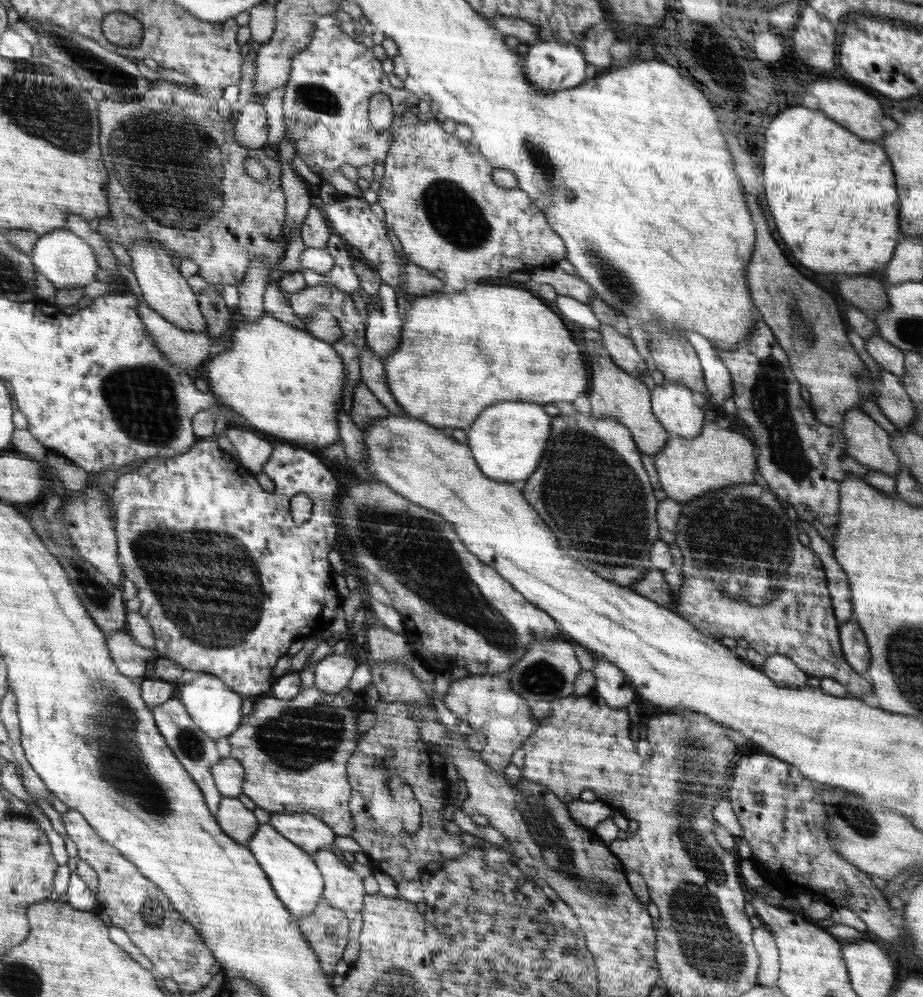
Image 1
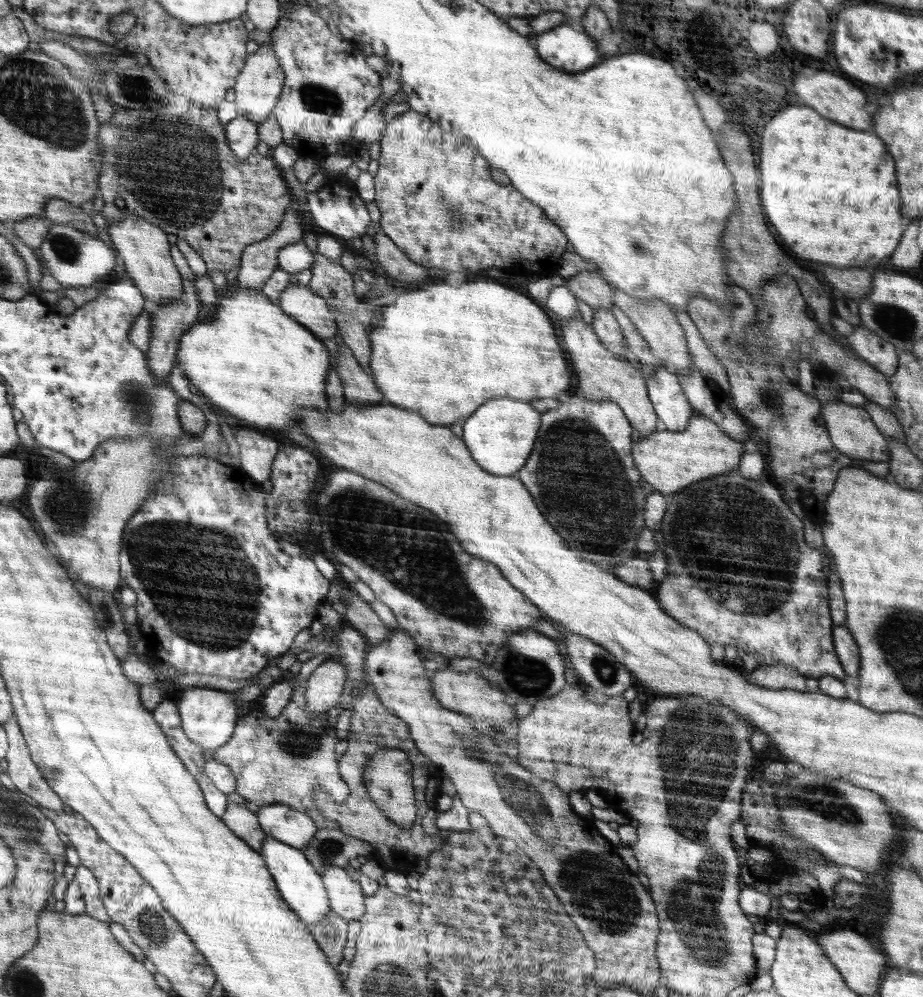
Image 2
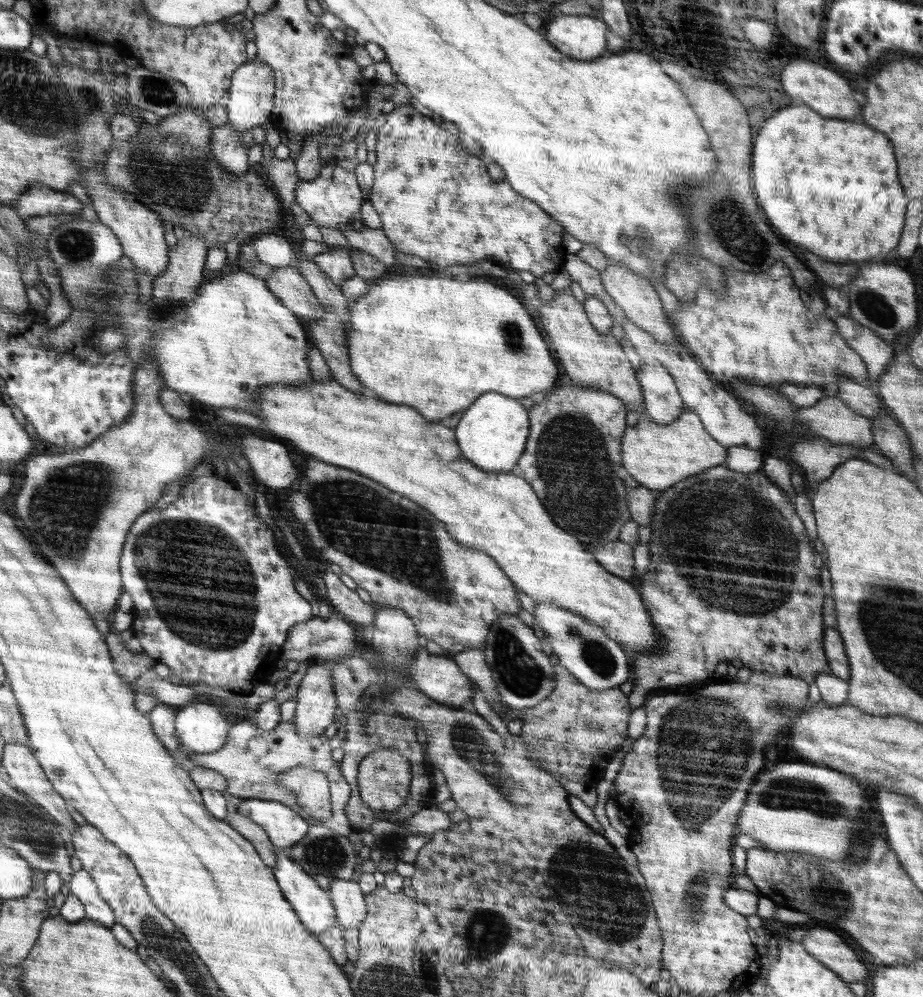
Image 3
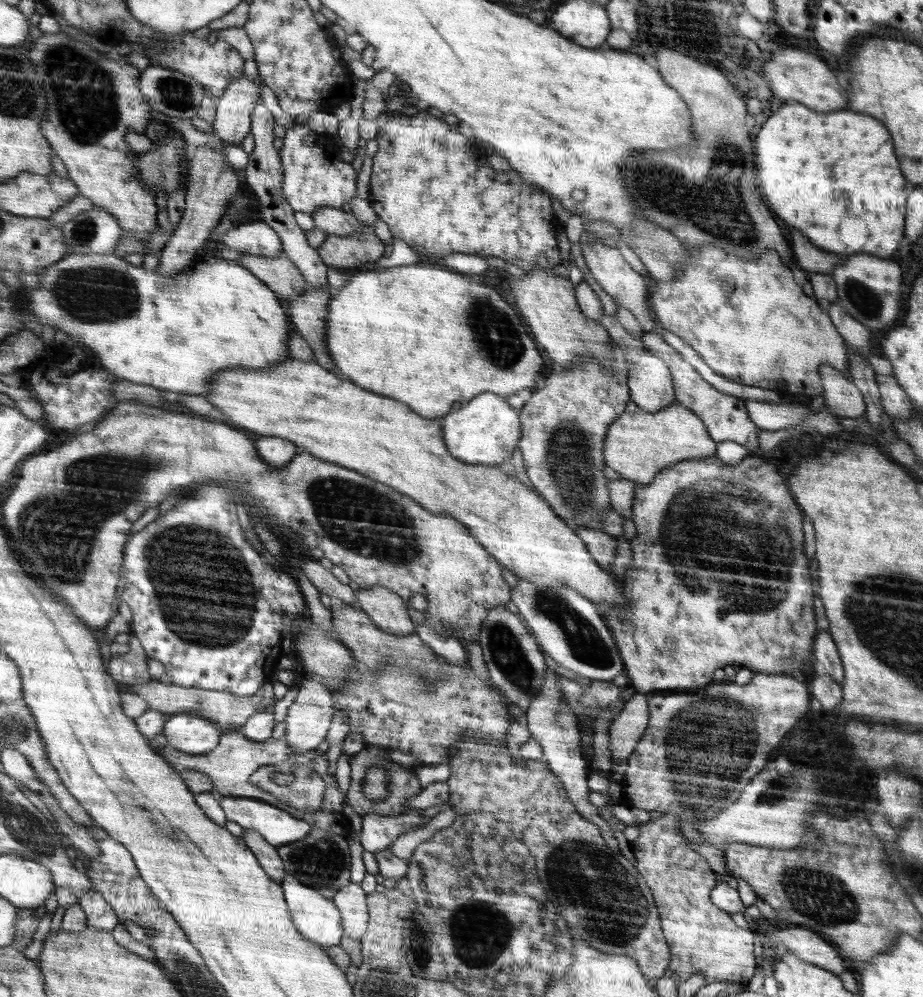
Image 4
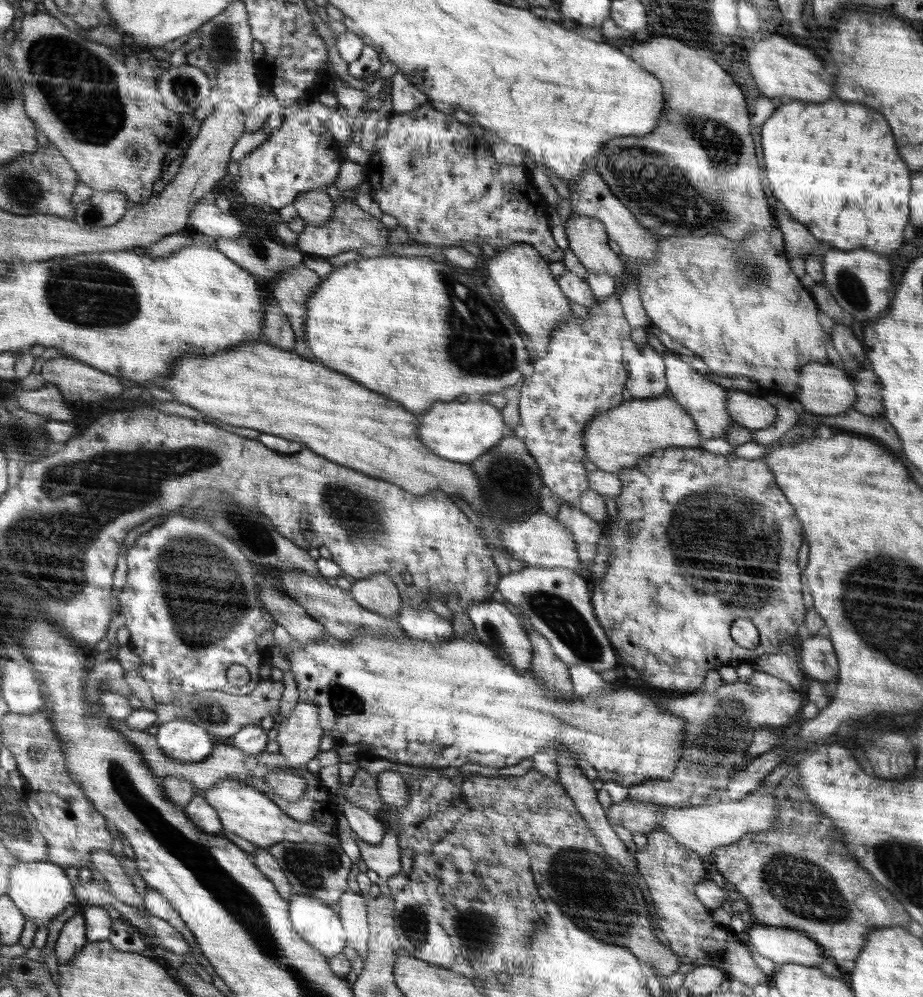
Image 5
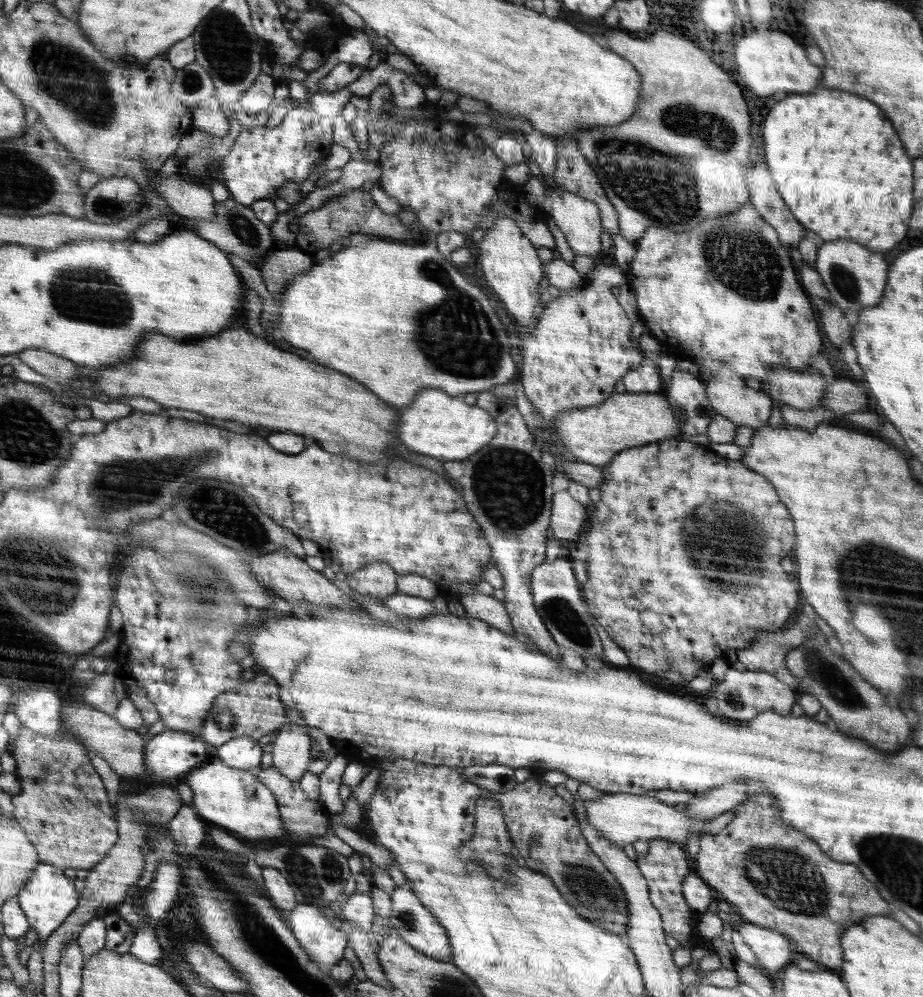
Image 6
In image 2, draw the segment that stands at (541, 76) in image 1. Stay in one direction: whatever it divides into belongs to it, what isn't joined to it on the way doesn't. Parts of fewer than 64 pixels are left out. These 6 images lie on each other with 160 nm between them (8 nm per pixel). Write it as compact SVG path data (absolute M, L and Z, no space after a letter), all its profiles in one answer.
M562 23L535 39L543 61L564 72L588 70L598 58L596 43L576 24Z

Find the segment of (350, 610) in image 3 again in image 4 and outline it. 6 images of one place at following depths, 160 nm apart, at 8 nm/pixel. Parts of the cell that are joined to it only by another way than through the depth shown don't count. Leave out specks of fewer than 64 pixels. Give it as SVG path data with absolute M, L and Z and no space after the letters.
M309 559L308 563L300 563L300 568L319 592L340 598L344 604L358 605L356 592L349 585L338 581L330 569L322 567L318 560Z

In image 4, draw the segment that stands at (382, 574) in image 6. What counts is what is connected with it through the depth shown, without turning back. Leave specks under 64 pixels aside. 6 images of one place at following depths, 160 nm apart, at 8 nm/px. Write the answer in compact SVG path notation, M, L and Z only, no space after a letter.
M383 586L362 588L356 592L358 607L374 621L375 625L388 634L410 636L417 631L410 617L408 603L398 593Z

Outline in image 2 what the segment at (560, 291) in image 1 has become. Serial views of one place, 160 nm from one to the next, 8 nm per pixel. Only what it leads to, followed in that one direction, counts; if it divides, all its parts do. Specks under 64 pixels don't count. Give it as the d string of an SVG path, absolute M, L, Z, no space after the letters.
M580 271L576 275L566 278L571 293L588 306L610 310L613 304L613 288L598 272Z

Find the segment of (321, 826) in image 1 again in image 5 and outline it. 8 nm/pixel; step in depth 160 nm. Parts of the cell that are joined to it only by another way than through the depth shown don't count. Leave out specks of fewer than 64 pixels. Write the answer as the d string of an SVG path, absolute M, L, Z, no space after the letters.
M225 778L218 782L216 787L204 791L204 800L216 809L220 820L223 822L224 830L236 833L261 848L267 848L284 841L340 845L338 833L325 833L316 828L316 825L288 816L266 794L256 788L242 785L242 782L231 778Z

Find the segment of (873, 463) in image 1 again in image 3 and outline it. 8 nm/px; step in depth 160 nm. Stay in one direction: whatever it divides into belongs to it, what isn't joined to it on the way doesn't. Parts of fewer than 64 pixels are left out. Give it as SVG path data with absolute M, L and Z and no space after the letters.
M838 396L820 399L809 407L798 407L796 424L806 424L812 433L833 444L873 447L872 420L848 408Z

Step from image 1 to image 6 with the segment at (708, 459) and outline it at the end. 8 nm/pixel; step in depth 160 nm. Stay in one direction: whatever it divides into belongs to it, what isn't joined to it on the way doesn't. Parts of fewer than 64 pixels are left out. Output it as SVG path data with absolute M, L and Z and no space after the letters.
M616 393L609 396L602 404L589 406L586 408L577 408L576 410L567 410L561 412L555 422L553 422L555 433L562 446L566 446L578 461L604 467L611 463L612 459L619 454L621 450L627 448L636 448L655 442L656 440L666 440L674 438L680 434L680 426L670 410L670 404L666 398L662 398L659 393Z

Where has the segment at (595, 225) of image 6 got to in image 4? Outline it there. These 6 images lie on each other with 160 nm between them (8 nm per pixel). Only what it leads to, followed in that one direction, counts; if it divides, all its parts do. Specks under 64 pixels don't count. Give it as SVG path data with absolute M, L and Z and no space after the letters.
M593 242L582 250L582 254L588 265L589 272L593 274L596 282L600 284L604 292L614 298L620 309L626 308L626 310L629 310L645 332L654 333L656 322L654 322L654 316L652 316L650 306L648 306L648 286L646 286L644 278L640 278L640 274L634 272L630 268L630 264L622 258L620 250L617 247L610 248L600 244L600 242Z

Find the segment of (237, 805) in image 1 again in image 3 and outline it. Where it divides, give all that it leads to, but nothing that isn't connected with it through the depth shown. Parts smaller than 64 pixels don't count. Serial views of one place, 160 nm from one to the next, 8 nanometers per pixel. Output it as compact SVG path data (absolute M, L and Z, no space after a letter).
M238 812L228 813L224 820L227 821L232 828L237 829L254 845L256 852L262 857L264 862L274 870L277 854L274 850L276 847L269 841L266 831L249 818Z

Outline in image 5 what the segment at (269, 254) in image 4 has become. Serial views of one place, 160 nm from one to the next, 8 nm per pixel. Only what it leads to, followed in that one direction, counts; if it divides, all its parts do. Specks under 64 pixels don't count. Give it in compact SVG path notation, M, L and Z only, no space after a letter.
M213 195L198 200L188 216L190 224L206 236L224 239L238 239L245 226L234 212L224 214L215 204Z

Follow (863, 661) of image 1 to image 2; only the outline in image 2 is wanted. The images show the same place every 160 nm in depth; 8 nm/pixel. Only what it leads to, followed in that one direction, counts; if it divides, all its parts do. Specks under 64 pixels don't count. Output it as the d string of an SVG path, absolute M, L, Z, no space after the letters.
M846 626L833 627L833 645L845 674L852 678L858 677L860 653L851 630Z

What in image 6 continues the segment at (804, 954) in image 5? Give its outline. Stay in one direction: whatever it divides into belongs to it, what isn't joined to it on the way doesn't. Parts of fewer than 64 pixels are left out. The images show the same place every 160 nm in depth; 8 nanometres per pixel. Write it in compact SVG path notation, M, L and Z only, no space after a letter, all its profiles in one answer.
M742 921L734 924L734 930L742 936L744 942L756 954L758 964L760 964L758 970L766 975L783 970L800 956L792 940L770 928Z

